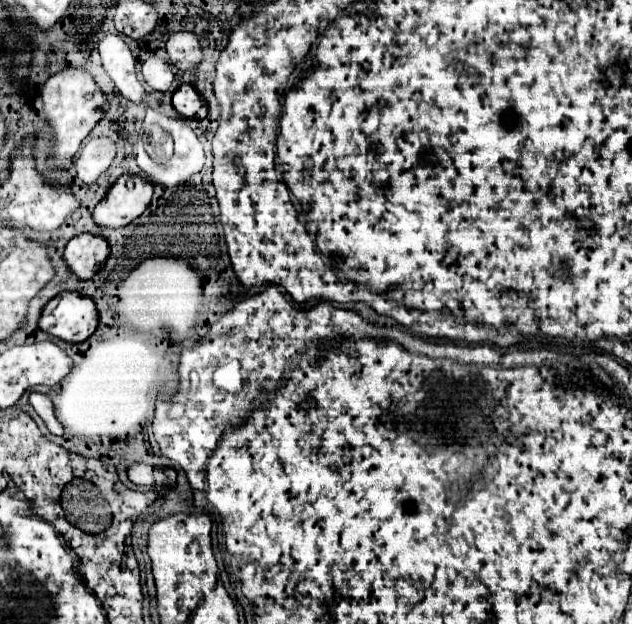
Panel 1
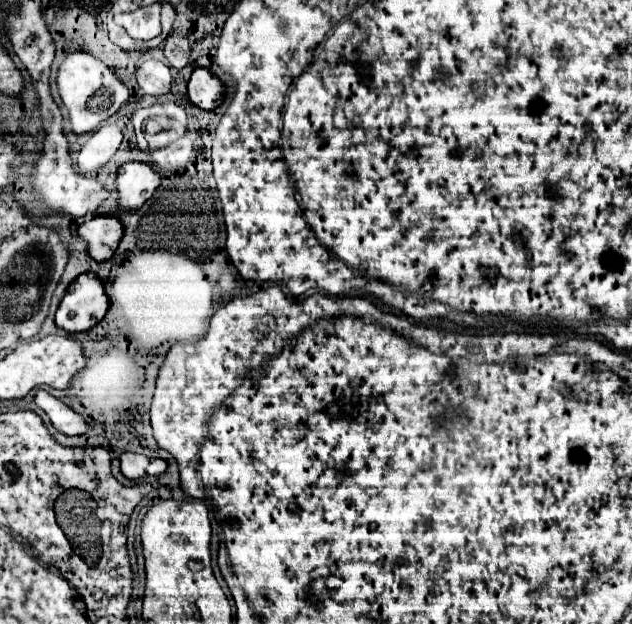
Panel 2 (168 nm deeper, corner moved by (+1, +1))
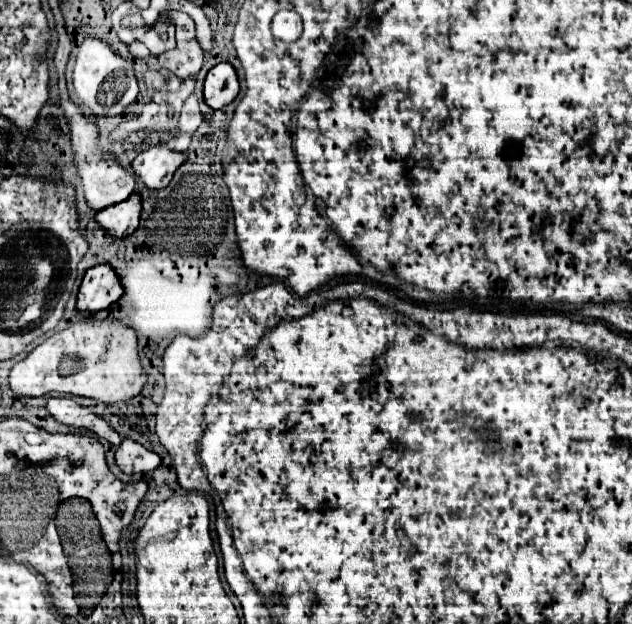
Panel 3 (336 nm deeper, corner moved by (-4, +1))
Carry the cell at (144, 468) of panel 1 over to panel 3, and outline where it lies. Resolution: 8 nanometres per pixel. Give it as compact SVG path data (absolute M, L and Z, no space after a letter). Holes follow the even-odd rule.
M124 438L122 444L116 450L116 464L124 474L134 474L134 472L150 472L160 466L160 456L146 450L144 446L138 446L138 442Z

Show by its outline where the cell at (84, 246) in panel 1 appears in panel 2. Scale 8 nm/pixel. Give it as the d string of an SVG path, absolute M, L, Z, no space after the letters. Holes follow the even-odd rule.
M93 216L79 226L79 238L87 242L89 258L95 262L111 260L123 236L123 226L111 216Z

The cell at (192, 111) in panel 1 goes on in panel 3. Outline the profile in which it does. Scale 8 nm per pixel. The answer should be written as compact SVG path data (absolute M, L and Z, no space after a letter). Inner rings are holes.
M220 62L208 72L204 80L204 100L210 108L220 110L228 106L238 96L238 92L240 92L240 84L232 64Z

